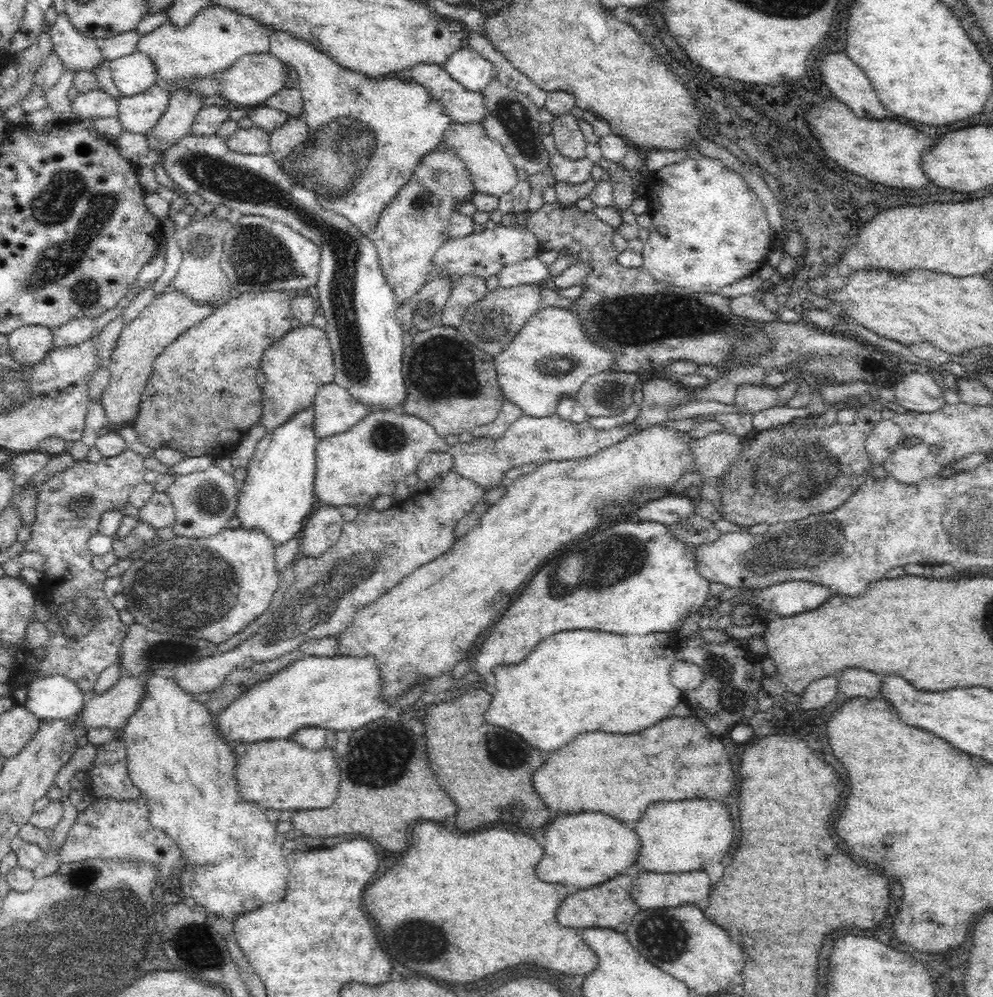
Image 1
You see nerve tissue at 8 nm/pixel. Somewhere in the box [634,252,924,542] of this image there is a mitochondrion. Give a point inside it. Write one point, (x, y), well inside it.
(798, 466)

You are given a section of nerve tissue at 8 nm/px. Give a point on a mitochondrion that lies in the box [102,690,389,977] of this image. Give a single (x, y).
(195, 942)

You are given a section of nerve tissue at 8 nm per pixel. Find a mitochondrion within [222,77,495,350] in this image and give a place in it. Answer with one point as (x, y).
(360, 136)

